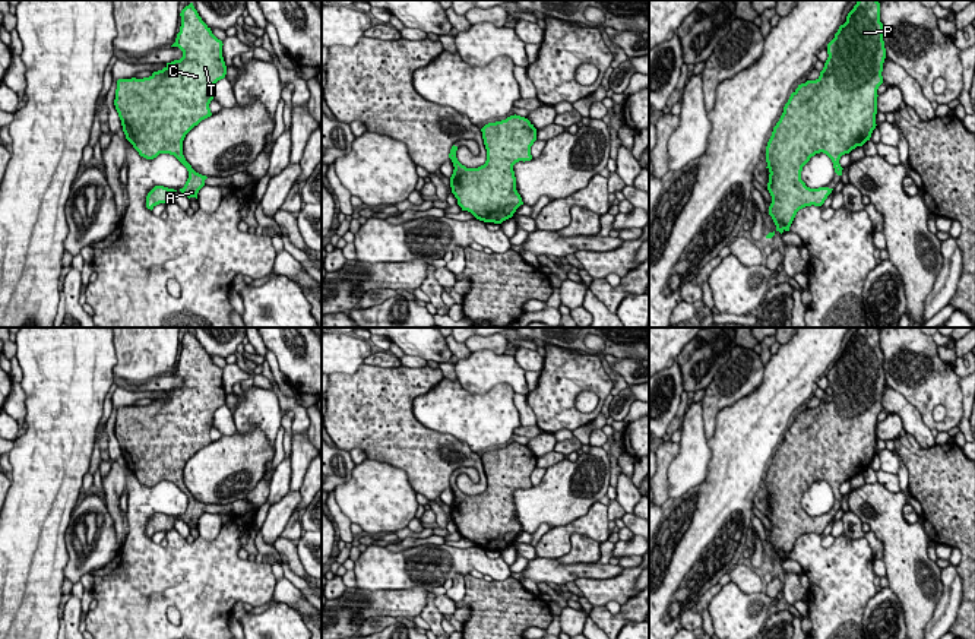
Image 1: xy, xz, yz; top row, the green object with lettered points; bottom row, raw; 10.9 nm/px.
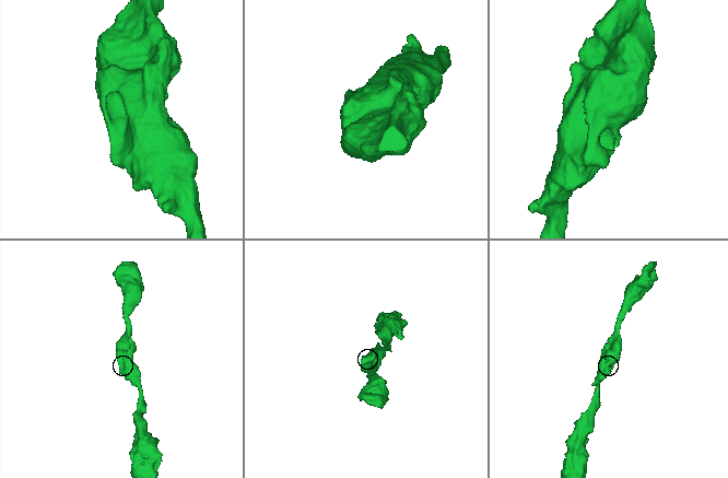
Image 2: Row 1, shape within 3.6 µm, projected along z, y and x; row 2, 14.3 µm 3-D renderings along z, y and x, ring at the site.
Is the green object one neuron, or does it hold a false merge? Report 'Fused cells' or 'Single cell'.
Single cell

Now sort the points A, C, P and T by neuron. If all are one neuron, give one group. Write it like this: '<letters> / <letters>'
A C P T

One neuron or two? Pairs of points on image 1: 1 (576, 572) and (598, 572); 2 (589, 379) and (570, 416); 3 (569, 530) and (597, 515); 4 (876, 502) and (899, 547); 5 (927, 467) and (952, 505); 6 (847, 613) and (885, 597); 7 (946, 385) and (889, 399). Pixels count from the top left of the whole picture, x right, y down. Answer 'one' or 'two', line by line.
1: one
2: one
3: one
4: one
5: one
6: two
7: two

